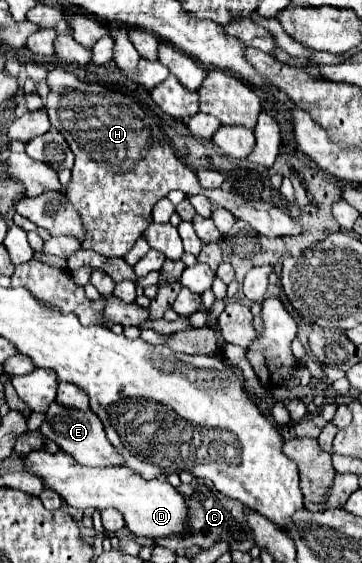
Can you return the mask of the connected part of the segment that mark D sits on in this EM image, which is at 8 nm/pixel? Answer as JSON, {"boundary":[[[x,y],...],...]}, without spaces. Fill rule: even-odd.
{"boundary":[[[33,451],[23,457],[27,471],[39,475],[49,489],[55,489],[71,507],[77,509],[117,509],[123,519],[127,519],[127,527],[135,537],[189,537],[191,523],[189,523],[189,503],[185,495],[181,495],[173,485],[161,483],[159,479],[145,481],[143,477],[135,475],[127,467],[85,467],[75,463],[75,459],[63,451],[47,453],[47,451]]]}

